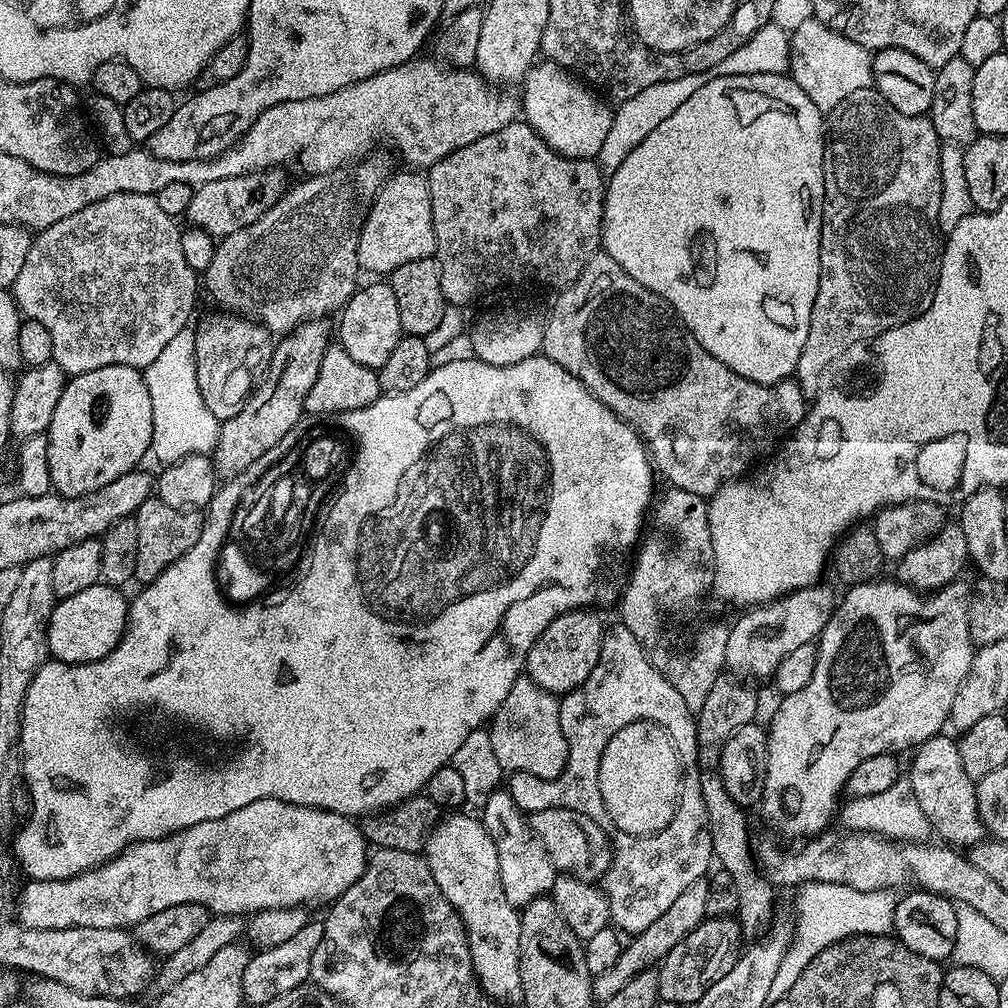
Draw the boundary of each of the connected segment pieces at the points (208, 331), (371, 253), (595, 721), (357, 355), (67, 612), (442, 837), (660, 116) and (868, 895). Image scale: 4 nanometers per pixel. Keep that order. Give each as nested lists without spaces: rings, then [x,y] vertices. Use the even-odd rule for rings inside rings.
[[[220,314],[224,316],[204,316],[200,325],[195,325],[196,334],[196,369],[198,370],[198,390],[202,390],[202,402],[210,414],[218,421],[229,420],[242,410],[242,406],[252,395],[252,389],[258,383],[258,377],[267,368],[274,347],[273,333],[269,332],[255,320],[249,320],[246,316],[235,314]]]
[[[404,170],[397,176],[389,175],[380,193],[368,207],[368,217],[358,238],[358,262],[367,272],[391,274],[405,262],[436,255],[434,221],[431,218],[430,186],[428,177],[420,170]]]
[[[617,623],[615,627],[605,631],[604,642],[608,646],[598,654],[598,666],[590,670],[590,678],[586,678],[582,686],[563,693],[560,700],[562,734],[568,743],[568,761],[562,774],[553,780],[525,772],[513,772],[507,777],[506,791],[525,814],[551,808],[578,810],[578,814],[594,818],[598,826],[611,829],[612,820],[599,793],[599,763],[610,738],[628,723],[649,720],[668,726],[676,716],[676,725],[671,726],[670,732],[675,737],[680,759],[688,766],[696,763],[695,715],[686,702],[680,700],[678,690],[674,690],[674,686],[670,686],[667,678],[653,666],[643,648],[632,646],[636,644],[634,634],[630,634],[624,624]],[[612,644],[629,644],[632,648],[612,648]]]
[[[391,283],[368,284],[357,287],[356,293],[344,303],[338,313],[340,319],[339,347],[354,358],[354,362],[362,362],[362,366],[377,370],[390,358],[394,346],[398,346],[402,335],[402,317],[398,314],[398,298],[394,298]]]
[[[97,582],[86,586],[86,590],[78,590],[78,594],[70,594],[57,599],[52,607],[52,613],[48,619],[48,654],[53,660],[60,660],[64,664],[85,664],[86,662],[98,662],[106,658],[118,646],[118,642],[124,636],[124,627],[128,625],[129,597],[118,588],[111,588],[109,584]]]
[[[456,810],[437,820],[436,825],[432,827],[432,831],[428,834],[428,839],[424,841],[422,855],[424,861],[430,866],[430,874],[434,874],[434,882],[438,882],[438,890],[442,890],[442,894],[450,902],[450,906],[454,906],[454,910],[460,916],[460,921],[464,923],[464,929],[468,935],[468,949],[472,959],[472,969],[476,979],[480,982],[480,987],[483,988],[484,993],[497,1002],[505,1000],[506,1003],[512,1004],[516,1000],[517,1003],[523,1001],[524,998],[522,994],[522,978],[520,977],[520,912],[506,898],[506,894],[502,894],[502,878],[498,874],[498,850],[494,850],[494,842],[490,838],[490,834],[486,834],[483,823],[477,817],[475,820],[472,816],[463,816],[464,814],[463,811]]]
[[[698,70],[694,74],[686,74],[686,78],[674,78],[671,82],[658,82],[655,86],[646,86],[646,90],[634,94],[634,98],[619,101],[612,114],[610,134],[606,134],[602,150],[594,157],[605,177],[612,176],[614,170],[622,166],[626,154],[630,154],[630,150],[634,150],[634,146],[638,146],[638,142],[647,138],[659,124],[666,122],[666,118],[670,118],[670,114],[674,114],[678,106],[683,106],[686,98],[690,98],[690,94],[696,93],[704,85],[705,79],[705,73]]]
[[[810,882],[799,885],[796,894],[792,944],[782,958],[782,966],[778,966],[778,974],[774,974],[774,982],[770,982],[769,1001],[782,998],[782,994],[802,978],[802,970],[831,944],[847,940],[849,936],[883,936],[893,931],[897,897],[891,891],[863,892],[842,884]]]

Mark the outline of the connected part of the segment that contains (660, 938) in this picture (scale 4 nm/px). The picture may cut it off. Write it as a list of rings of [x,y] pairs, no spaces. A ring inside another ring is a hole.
[[[700,877],[690,884],[683,891],[682,894],[678,894],[676,901],[673,905],[669,907],[668,910],[661,917],[653,923],[653,925],[648,926],[646,930],[637,933],[631,940],[633,940],[629,945],[628,943],[621,949],[618,962],[610,968],[608,971],[604,971],[602,974],[593,977],[592,989],[595,992],[597,1001],[603,1002],[614,998],[615,994],[618,994],[619,990],[622,990],[623,986],[626,986],[626,982],[629,981],[631,977],[638,975],[640,972],[647,971],[651,969],[654,965],[657,965],[659,961],[664,959],[664,956],[670,952],[686,936],[690,934],[690,931],[696,929],[698,925],[704,919],[707,919],[707,910],[706,910],[706,899],[709,894],[709,884],[707,879]]]

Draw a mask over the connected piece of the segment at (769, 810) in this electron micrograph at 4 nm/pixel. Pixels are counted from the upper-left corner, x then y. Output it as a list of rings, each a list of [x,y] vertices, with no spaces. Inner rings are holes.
[[[877,578],[866,584],[858,584],[849,587],[839,597],[837,606],[832,612],[830,622],[821,630],[816,644],[816,665],[814,666],[814,676],[802,690],[794,694],[783,697],[776,708],[776,713],[772,716],[772,725],[767,725],[768,734],[768,765],[766,766],[766,786],[764,787],[764,799],[762,809],[764,816],[780,832],[785,832],[788,836],[800,836],[799,838],[811,838],[820,835],[829,827],[828,824],[837,815],[841,807],[840,792],[845,791],[848,779],[853,770],[866,758],[874,758],[878,754],[901,754],[909,748],[915,749],[924,744],[931,736],[941,735],[943,724],[949,723],[948,715],[950,706],[954,706],[954,694],[958,694],[958,686],[970,674],[970,662],[974,645],[970,638],[970,622],[968,621],[968,606],[970,595],[968,588],[961,582],[947,584],[944,588],[937,588],[927,594],[921,594],[913,590],[906,584],[900,583],[895,578]]]

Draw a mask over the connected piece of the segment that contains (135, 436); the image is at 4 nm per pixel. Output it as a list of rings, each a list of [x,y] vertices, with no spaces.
[[[102,366],[102,370],[90,370],[86,374],[71,377],[58,398],[54,418],[50,418],[47,430],[49,474],[51,487],[62,496],[89,496],[102,486],[110,486],[114,478],[133,471],[136,464],[152,447],[154,410],[150,410],[150,390],[146,390],[144,373],[130,366]]]

